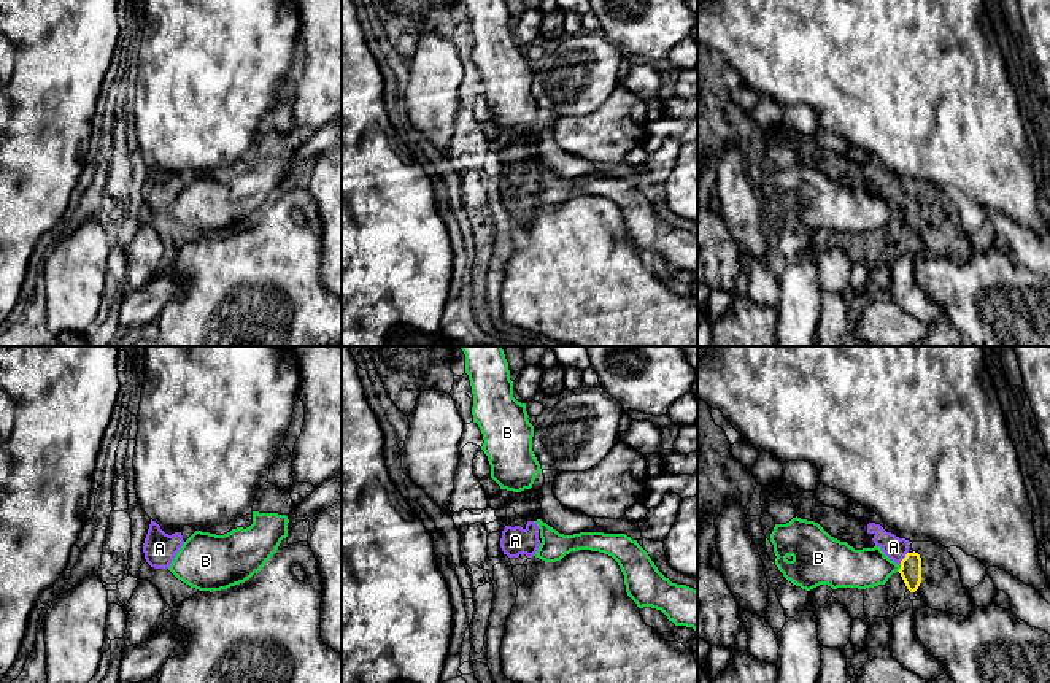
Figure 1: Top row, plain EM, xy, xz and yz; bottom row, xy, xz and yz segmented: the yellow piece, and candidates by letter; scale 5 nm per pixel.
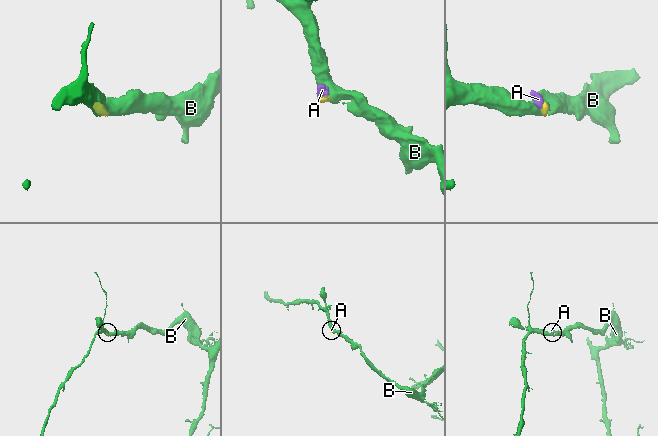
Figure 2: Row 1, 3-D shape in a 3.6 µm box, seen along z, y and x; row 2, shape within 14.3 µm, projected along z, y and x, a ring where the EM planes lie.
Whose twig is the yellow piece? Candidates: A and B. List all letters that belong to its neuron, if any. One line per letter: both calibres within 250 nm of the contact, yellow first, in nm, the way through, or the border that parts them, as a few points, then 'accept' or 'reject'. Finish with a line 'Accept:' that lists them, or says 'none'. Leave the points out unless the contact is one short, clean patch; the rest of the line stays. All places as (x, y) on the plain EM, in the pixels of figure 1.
A: 110/120 nm | across yz (911, 210), (904, 202), (893, 191) | accept
B: 110/200 nm | along yz (901, 210), (898, 215) | reject
Accept: A

